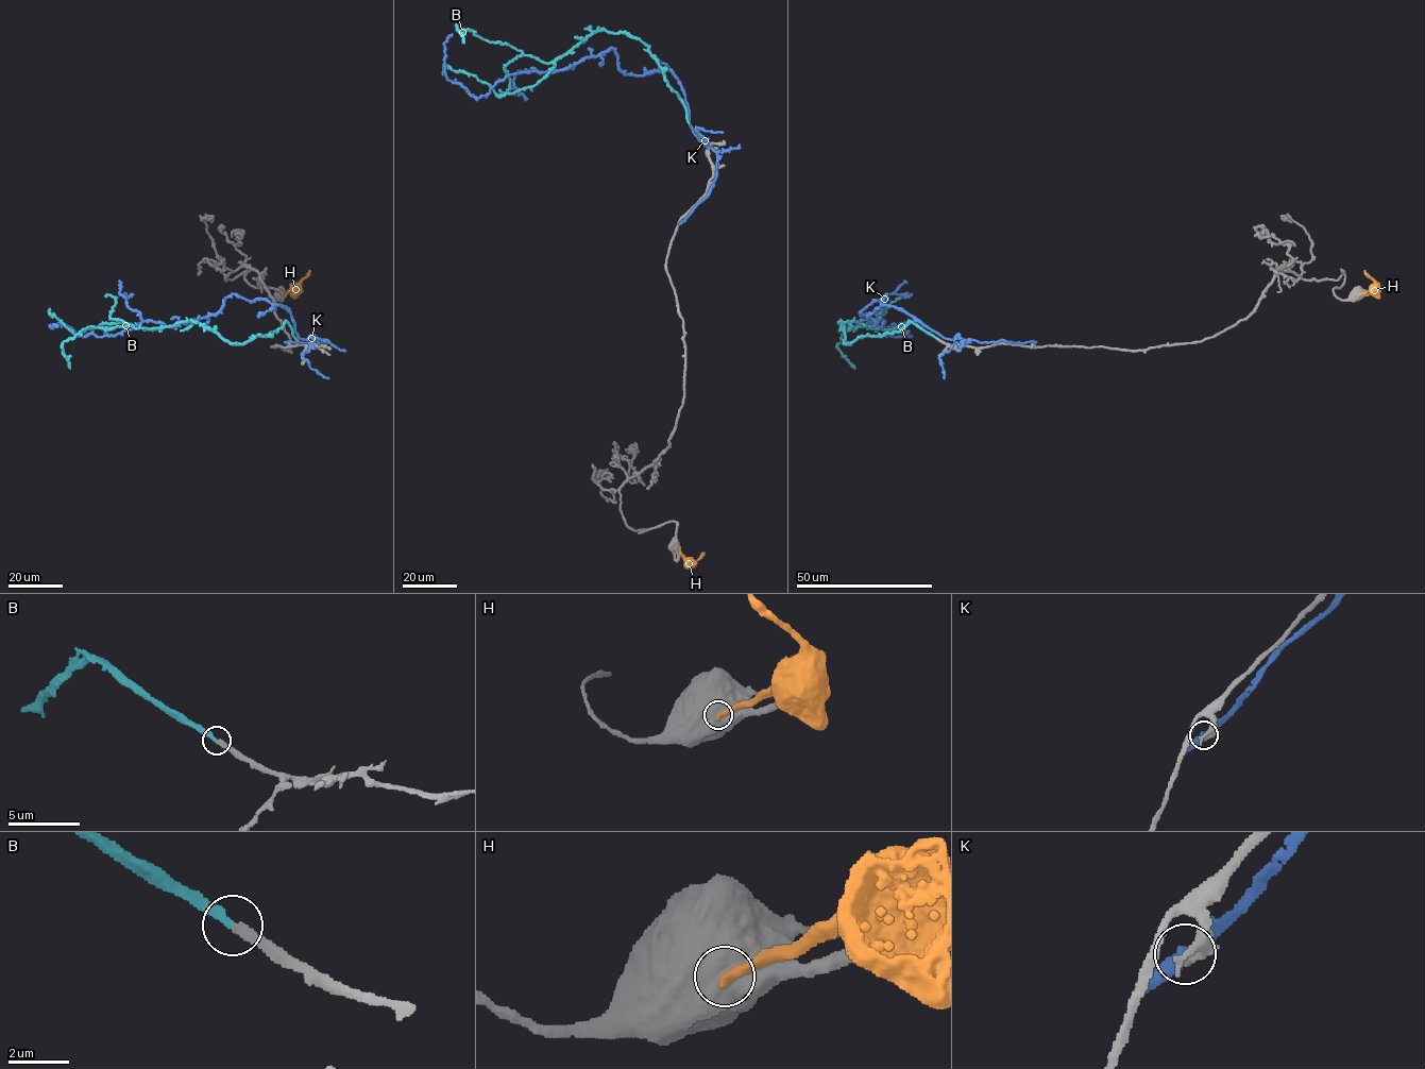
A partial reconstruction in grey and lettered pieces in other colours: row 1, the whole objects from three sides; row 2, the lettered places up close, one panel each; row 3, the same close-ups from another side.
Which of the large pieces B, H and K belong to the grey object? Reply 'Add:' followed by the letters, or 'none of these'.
Add: B

